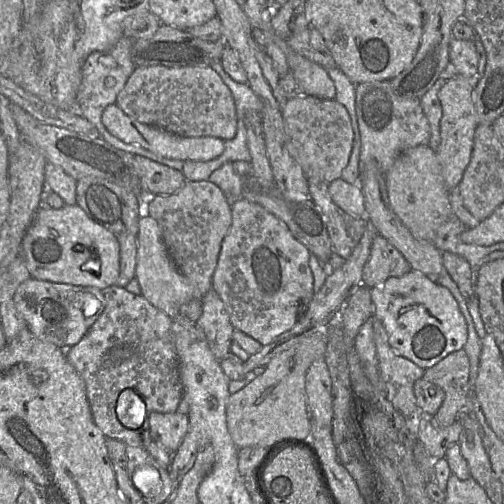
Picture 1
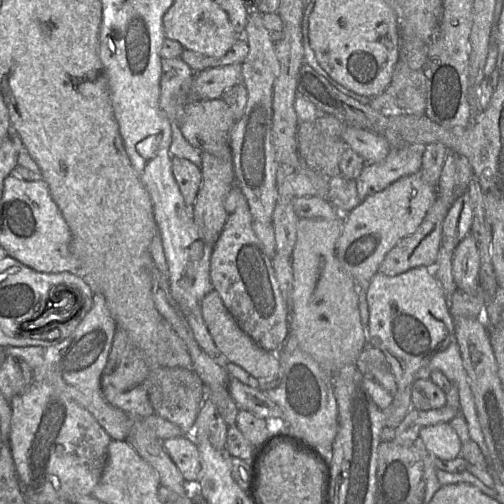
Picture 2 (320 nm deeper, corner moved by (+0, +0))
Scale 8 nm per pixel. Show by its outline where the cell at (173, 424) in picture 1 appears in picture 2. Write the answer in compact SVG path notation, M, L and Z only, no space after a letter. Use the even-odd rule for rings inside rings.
M191 435L163 440L163 447L187 483L195 483L201 470L199 450Z

